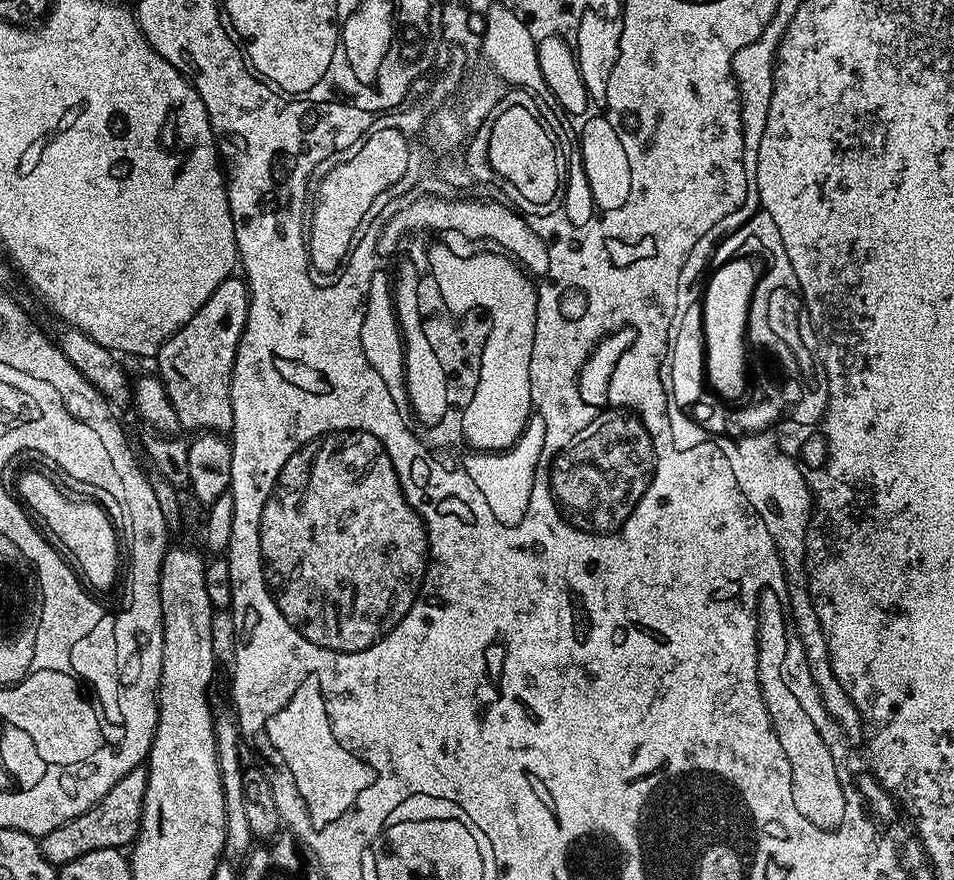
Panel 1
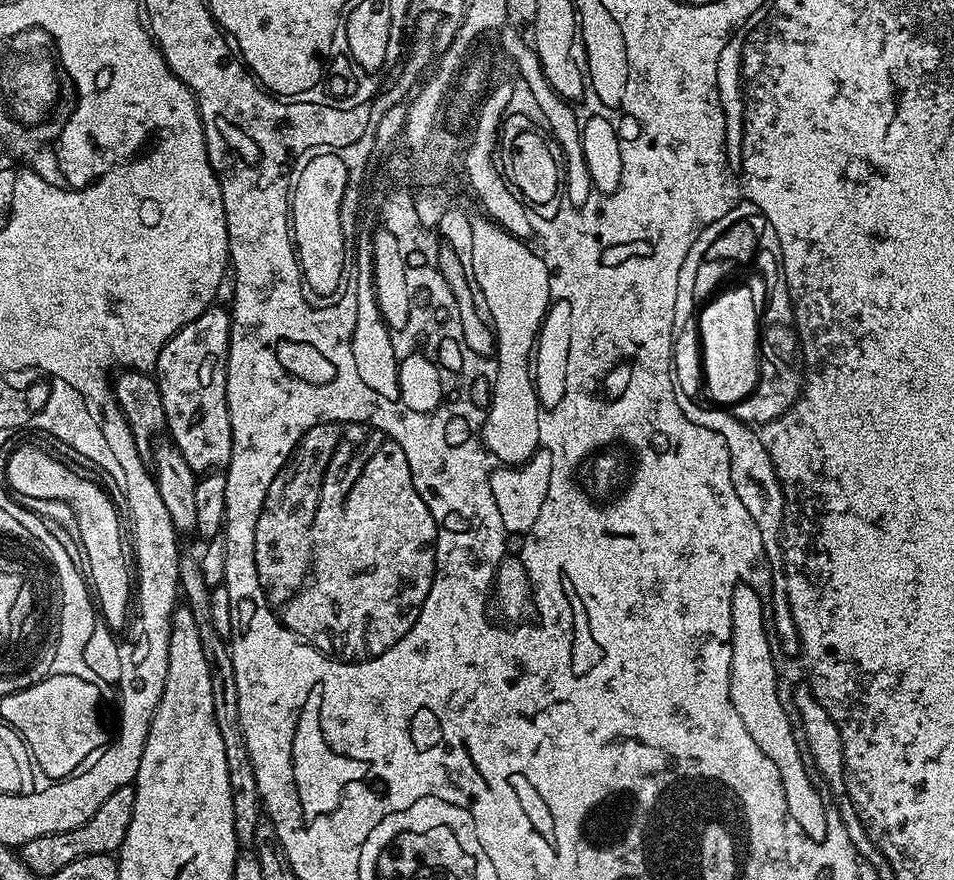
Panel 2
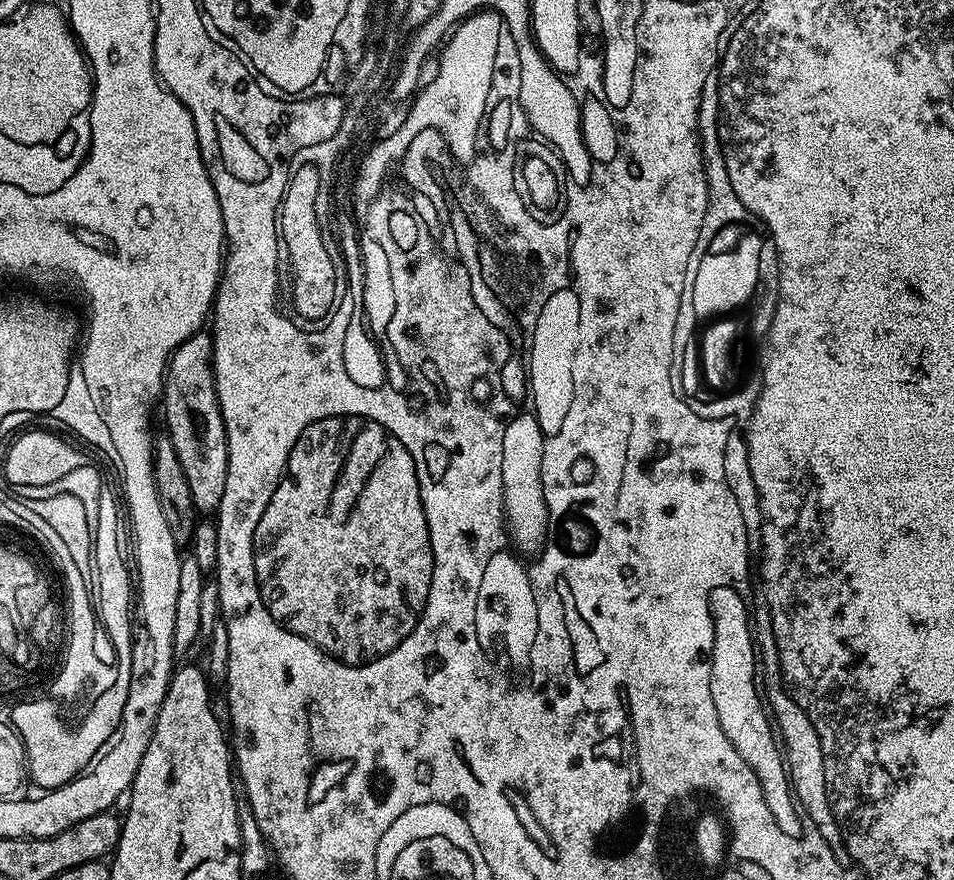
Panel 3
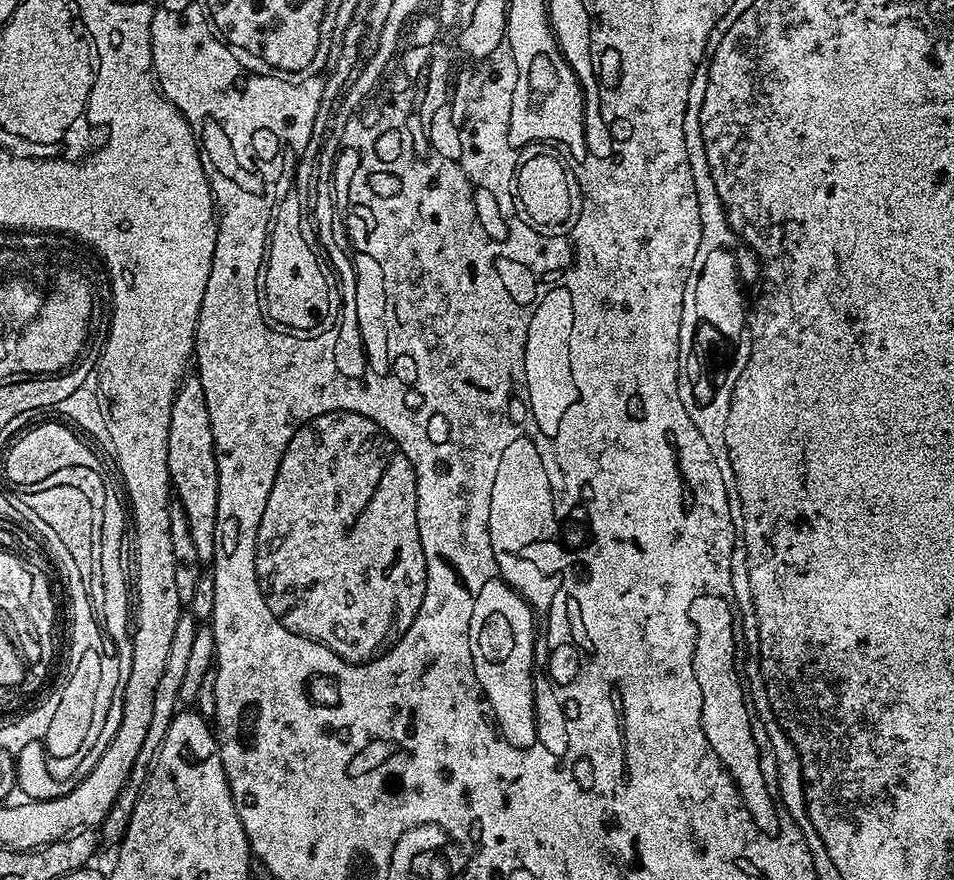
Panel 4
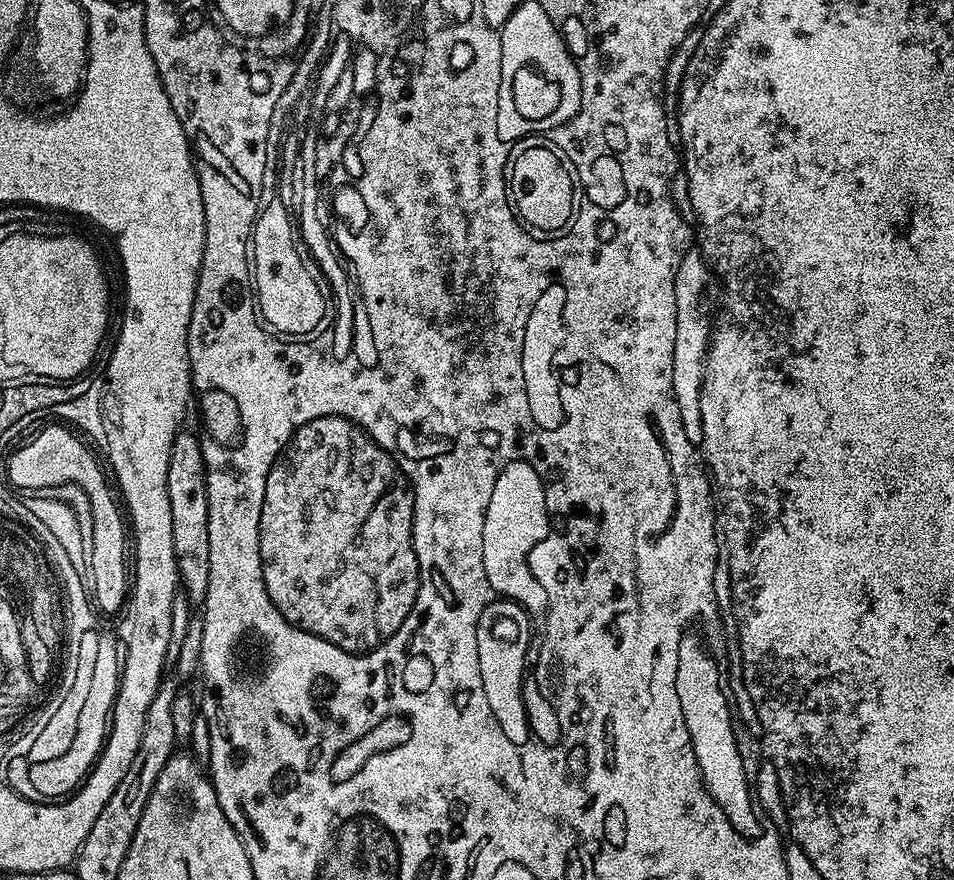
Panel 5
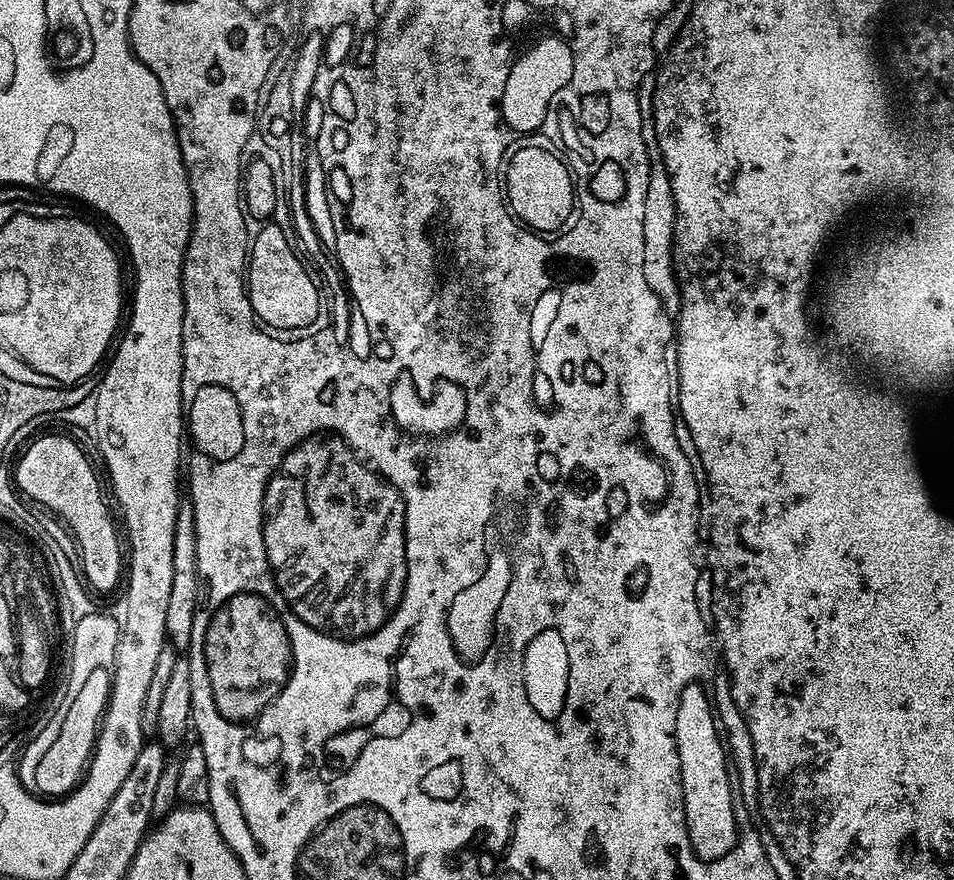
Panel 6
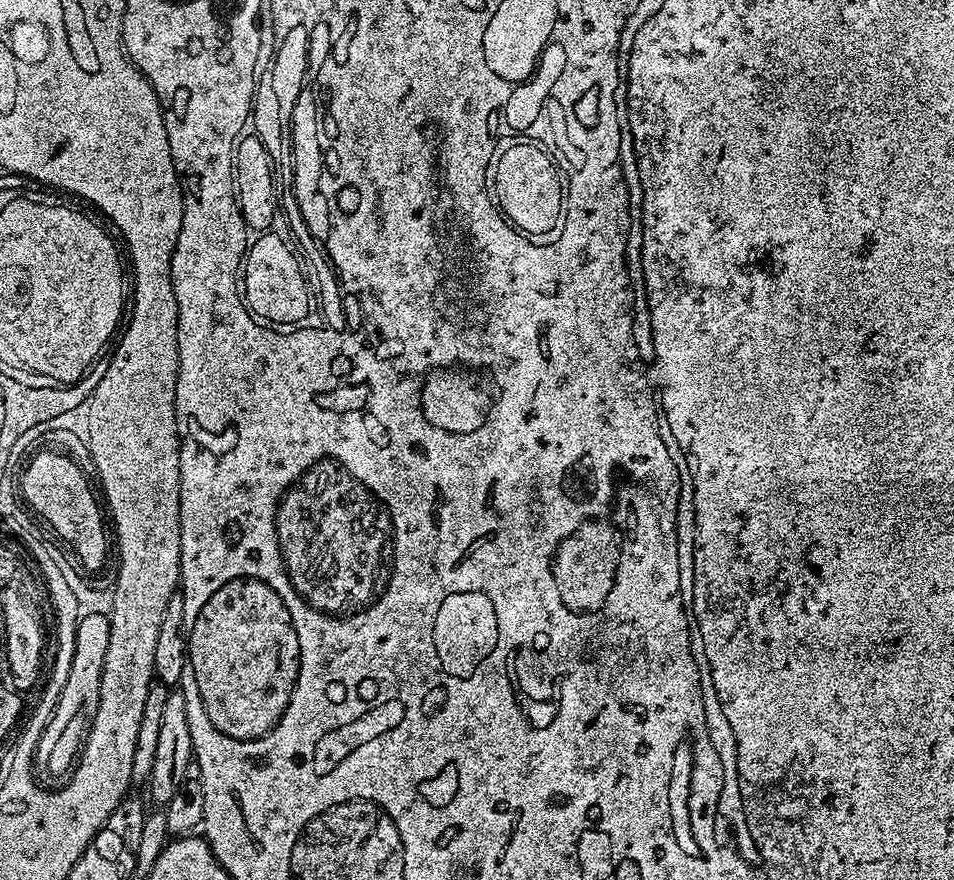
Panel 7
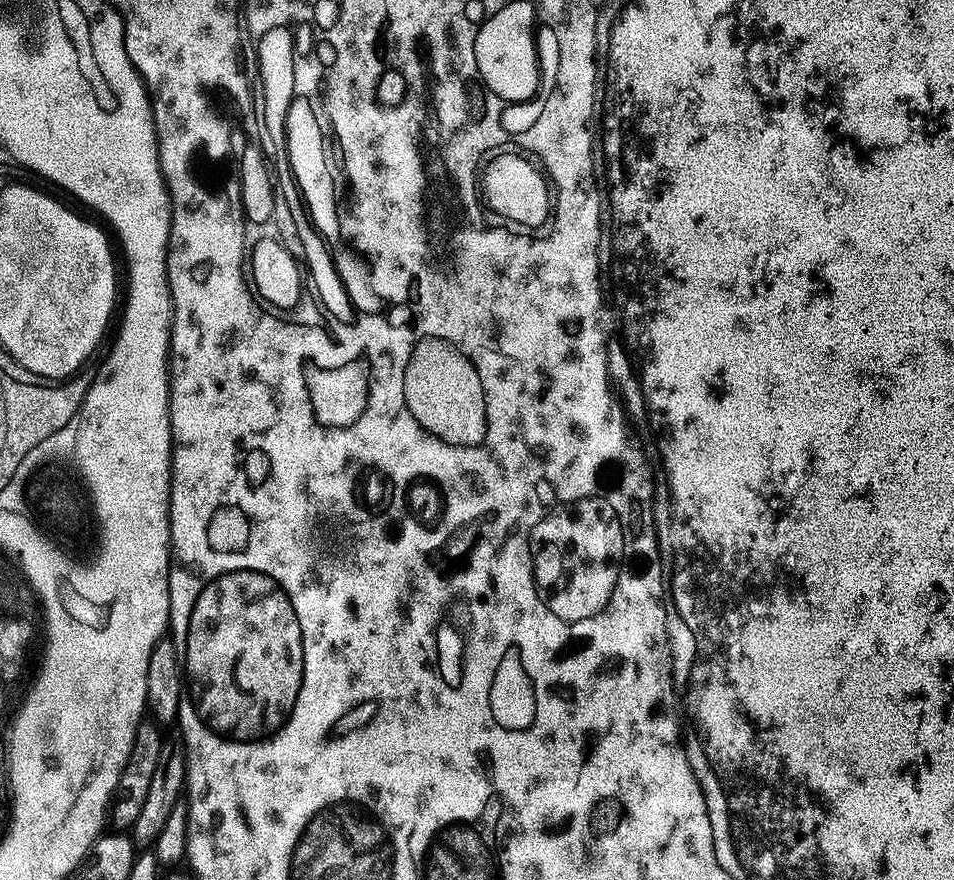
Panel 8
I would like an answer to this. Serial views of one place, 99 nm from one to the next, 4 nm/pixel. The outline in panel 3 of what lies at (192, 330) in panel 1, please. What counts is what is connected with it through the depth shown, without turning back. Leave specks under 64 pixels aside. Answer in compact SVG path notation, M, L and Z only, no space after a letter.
M207 331L196 332L172 351L172 357L168 360L168 367L164 374L163 404L164 420L168 423L166 435L174 442L178 462L182 462L182 474L186 474L186 483L190 486L190 498L194 498L197 513L215 513L222 502L222 494L226 491L228 443L226 442L226 426L222 422L222 410L216 393L216 379L212 369L212 337Z

